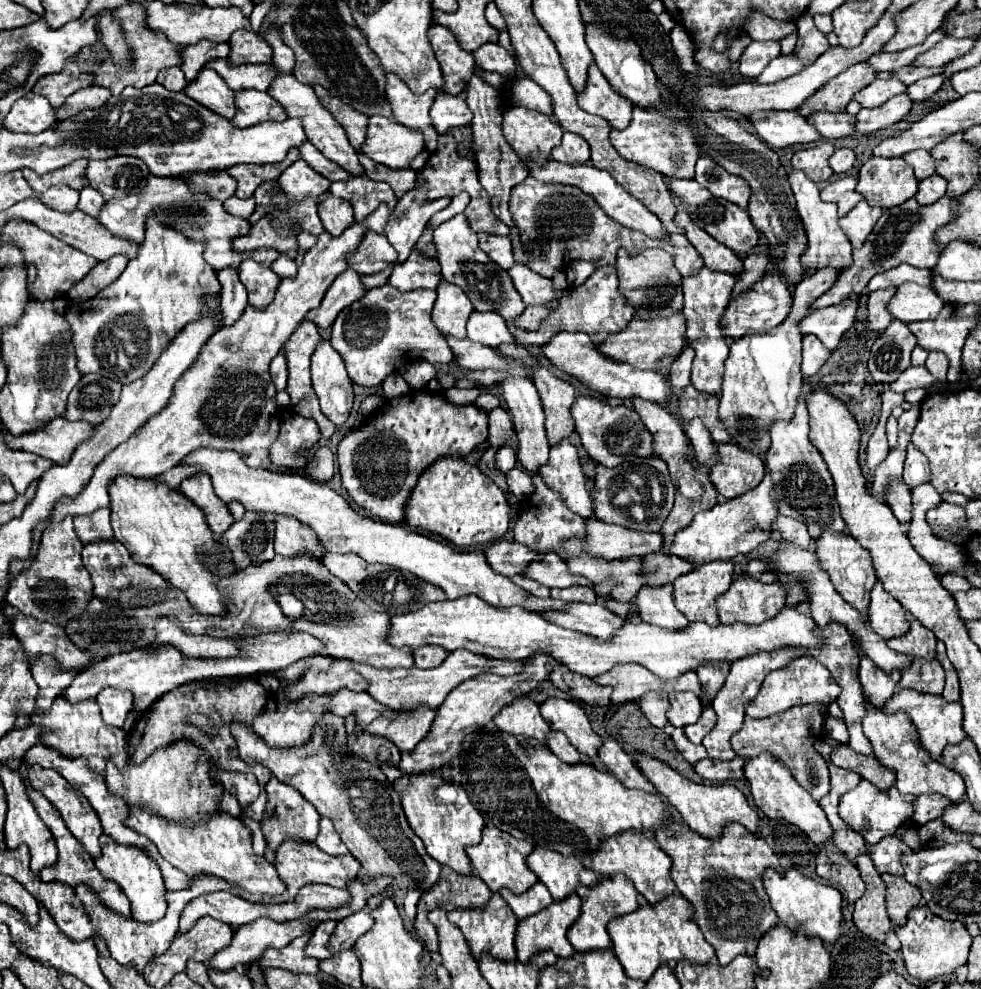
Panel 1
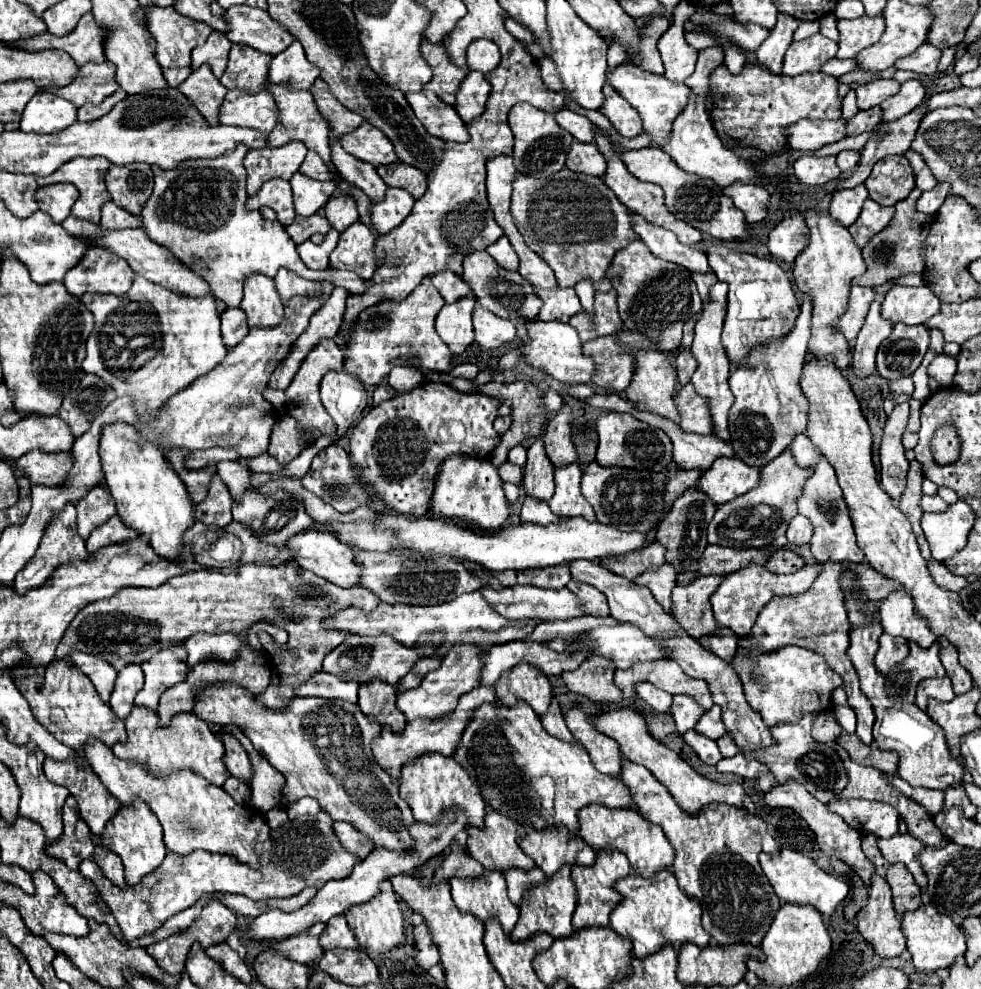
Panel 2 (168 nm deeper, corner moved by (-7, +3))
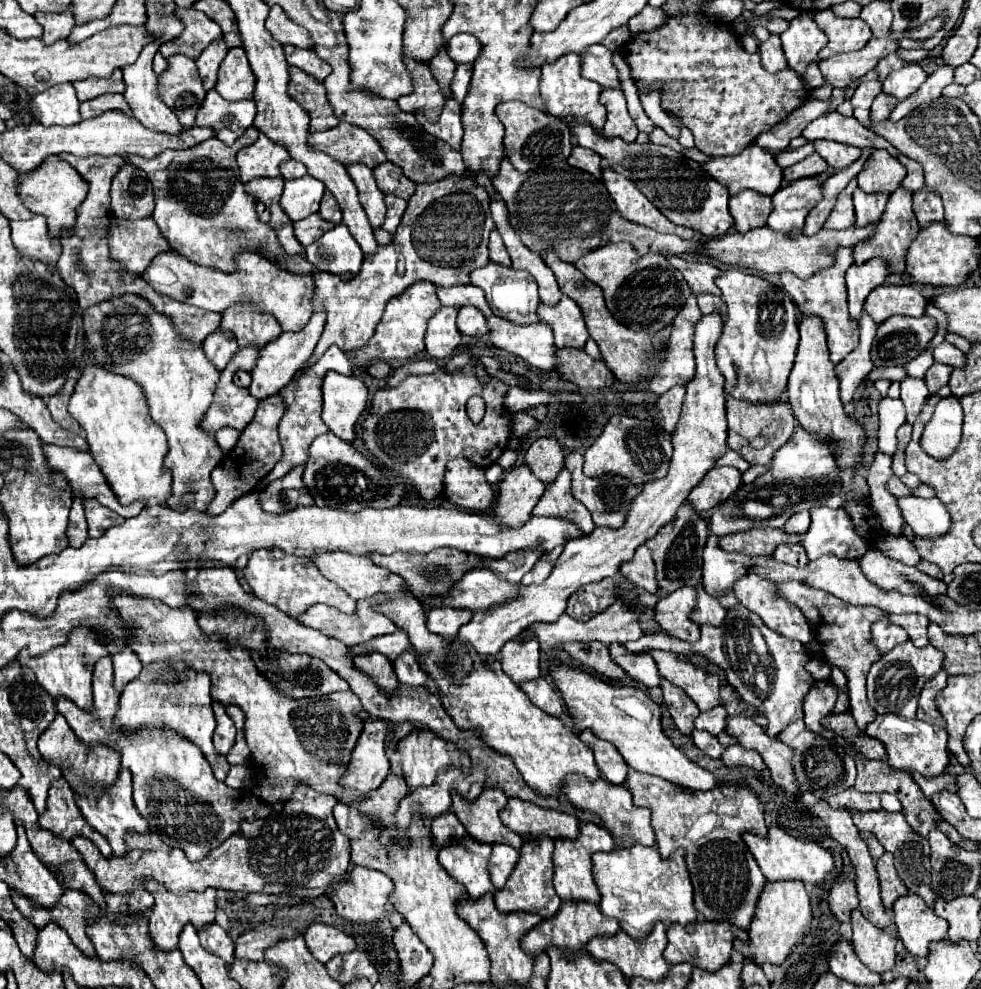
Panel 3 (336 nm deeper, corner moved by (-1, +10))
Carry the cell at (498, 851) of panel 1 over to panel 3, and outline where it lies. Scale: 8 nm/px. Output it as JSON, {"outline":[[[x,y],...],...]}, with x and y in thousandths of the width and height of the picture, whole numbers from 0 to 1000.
{"outline":[[[492,799],[484,811],[476,811],[462,803],[462,821],[482,849],[490,853],[517,853],[531,859],[533,847],[515,839],[515,833],[509,829],[509,821],[516,813],[513,799]]]}

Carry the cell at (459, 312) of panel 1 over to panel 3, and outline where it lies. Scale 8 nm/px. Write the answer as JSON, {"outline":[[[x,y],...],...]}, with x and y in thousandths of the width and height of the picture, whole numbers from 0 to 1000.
{"outline":[[[450,309],[435,326],[433,350],[435,356],[443,362],[458,362],[462,360],[464,352],[470,346],[470,336],[466,332],[466,317],[468,311]]]}

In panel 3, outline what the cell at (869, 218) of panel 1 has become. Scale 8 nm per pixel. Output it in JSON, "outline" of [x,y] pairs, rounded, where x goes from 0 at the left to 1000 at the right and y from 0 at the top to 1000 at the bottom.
{"outline":[[[874,190],[870,194],[870,204],[872,204],[872,218],[874,224],[872,229],[888,229],[894,226],[898,222],[898,216],[902,214],[904,208],[904,194],[892,194],[892,196],[884,196],[878,190]]]}

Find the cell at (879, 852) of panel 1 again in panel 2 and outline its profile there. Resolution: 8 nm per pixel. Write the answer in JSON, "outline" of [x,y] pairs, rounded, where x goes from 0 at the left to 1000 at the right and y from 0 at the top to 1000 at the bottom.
{"outline":[[[912,842],[906,848],[896,848],[896,858],[902,869],[916,869],[925,875],[925,879],[931,883],[933,891],[939,895],[939,899],[945,897],[945,885],[941,883],[941,877],[937,875],[935,865],[943,858],[943,854],[929,846],[927,842]]]}

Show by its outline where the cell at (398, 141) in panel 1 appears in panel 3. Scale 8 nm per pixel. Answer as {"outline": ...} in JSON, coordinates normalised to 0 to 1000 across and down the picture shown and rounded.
{"outline":[[[352,123],[331,133],[319,133],[315,144],[319,144],[319,148],[325,152],[331,152],[335,158],[344,160],[348,166],[370,164],[376,170],[382,170],[394,162],[390,150],[380,142],[378,135],[374,135],[372,129]]]}

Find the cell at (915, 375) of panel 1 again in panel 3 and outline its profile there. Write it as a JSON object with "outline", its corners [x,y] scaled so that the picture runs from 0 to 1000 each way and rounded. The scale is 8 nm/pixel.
{"outline":[[[961,346],[961,348],[951,352],[951,362],[953,362],[953,366],[967,368],[971,372],[980,370],[980,366],[984,366],[984,358],[978,352],[973,352],[973,350],[965,348],[965,346]]]}

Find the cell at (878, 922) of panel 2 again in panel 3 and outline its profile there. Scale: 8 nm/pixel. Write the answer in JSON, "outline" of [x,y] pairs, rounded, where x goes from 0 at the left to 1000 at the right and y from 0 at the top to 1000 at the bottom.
{"outline":[[[876,918],[867,922],[867,936],[870,936],[870,961],[876,971],[890,983],[904,983],[912,975],[912,957],[914,946],[908,940],[898,940],[896,936],[888,934]]]}

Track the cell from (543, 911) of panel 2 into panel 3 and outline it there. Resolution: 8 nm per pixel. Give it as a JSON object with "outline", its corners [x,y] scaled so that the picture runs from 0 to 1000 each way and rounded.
{"outline":[[[562,847],[551,851],[551,855],[547,855],[547,859],[543,859],[543,855],[539,855],[539,851],[533,851],[533,859],[531,859],[527,878],[519,886],[515,898],[505,904],[505,914],[507,914],[509,922],[513,922],[513,924],[541,922],[541,924],[549,924],[551,928],[564,928],[570,922],[572,908],[568,906],[566,898],[564,898],[564,857],[566,857],[566,851]]]}

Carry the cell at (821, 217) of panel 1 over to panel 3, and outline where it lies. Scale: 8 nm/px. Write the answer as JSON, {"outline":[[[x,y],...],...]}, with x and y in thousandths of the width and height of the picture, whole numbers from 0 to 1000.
{"outline":[[[855,249],[849,255],[849,267],[843,271],[837,271],[825,281],[812,281],[806,275],[796,275],[796,287],[806,299],[806,303],[814,309],[819,320],[835,320],[841,328],[841,338],[843,338],[843,348],[847,356],[847,366],[855,368],[867,354],[874,352],[874,326],[865,322],[863,315],[863,291],[861,291],[861,275],[870,267],[870,251]]]}

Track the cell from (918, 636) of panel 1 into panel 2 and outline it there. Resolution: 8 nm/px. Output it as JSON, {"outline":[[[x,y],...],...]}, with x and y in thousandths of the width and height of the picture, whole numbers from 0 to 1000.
{"outline":[[[927,648],[927,662],[908,676],[908,691],[904,683],[904,701],[912,709],[933,711],[933,697],[937,689],[945,685],[961,685],[963,676],[957,666],[957,654],[951,650],[947,656],[939,656],[935,650]]]}

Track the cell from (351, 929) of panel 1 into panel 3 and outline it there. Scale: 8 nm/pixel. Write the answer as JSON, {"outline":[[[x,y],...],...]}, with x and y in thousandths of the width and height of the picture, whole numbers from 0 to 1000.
{"outline":[[[317,934],[311,942],[311,952],[317,961],[317,965],[331,975],[335,969],[348,963],[358,963],[362,959],[362,950],[341,936],[335,934]]]}

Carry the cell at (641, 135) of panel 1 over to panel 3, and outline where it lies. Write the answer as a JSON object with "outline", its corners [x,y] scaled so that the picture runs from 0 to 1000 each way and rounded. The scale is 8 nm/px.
{"outline":[[[764,148],[759,150],[755,156],[751,158],[723,158],[721,164],[715,166],[717,172],[727,178],[727,182],[735,184],[737,188],[741,188],[743,196],[751,196],[753,192],[757,190],[766,190],[766,192],[772,192],[776,196],[782,196],[782,198],[788,198],[796,184],[798,184],[798,178],[796,178],[796,170],[792,168],[790,160],[786,154],[774,150],[774,148]]]}

